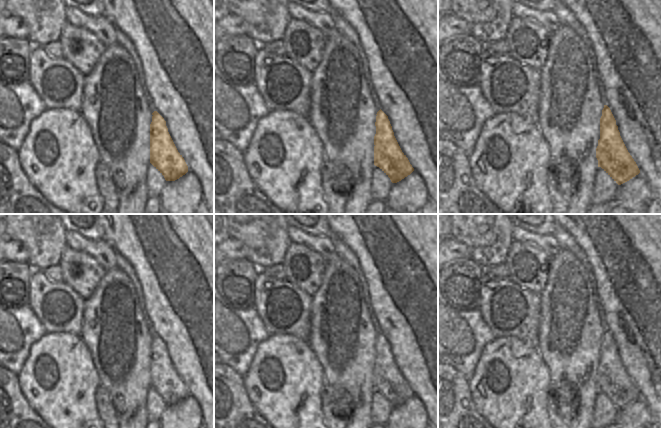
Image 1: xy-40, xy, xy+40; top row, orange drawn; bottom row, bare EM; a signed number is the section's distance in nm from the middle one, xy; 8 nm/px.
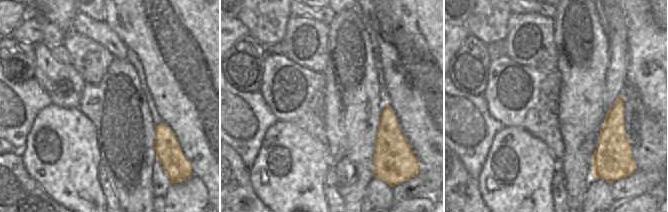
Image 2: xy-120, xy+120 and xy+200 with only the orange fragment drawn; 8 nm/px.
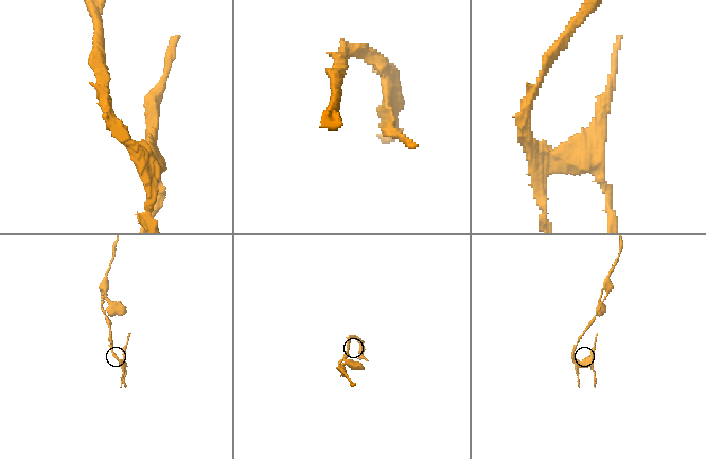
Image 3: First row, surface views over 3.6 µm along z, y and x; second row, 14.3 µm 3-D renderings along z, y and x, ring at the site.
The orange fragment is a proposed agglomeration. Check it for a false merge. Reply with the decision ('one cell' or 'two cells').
two cells

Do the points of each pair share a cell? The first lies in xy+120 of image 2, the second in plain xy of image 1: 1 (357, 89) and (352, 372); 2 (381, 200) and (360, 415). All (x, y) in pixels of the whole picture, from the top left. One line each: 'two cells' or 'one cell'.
1: one cell
2: two cells

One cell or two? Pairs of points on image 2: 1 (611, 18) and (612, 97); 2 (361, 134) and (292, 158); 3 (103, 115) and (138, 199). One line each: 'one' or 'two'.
1: one
2: two
3: one

